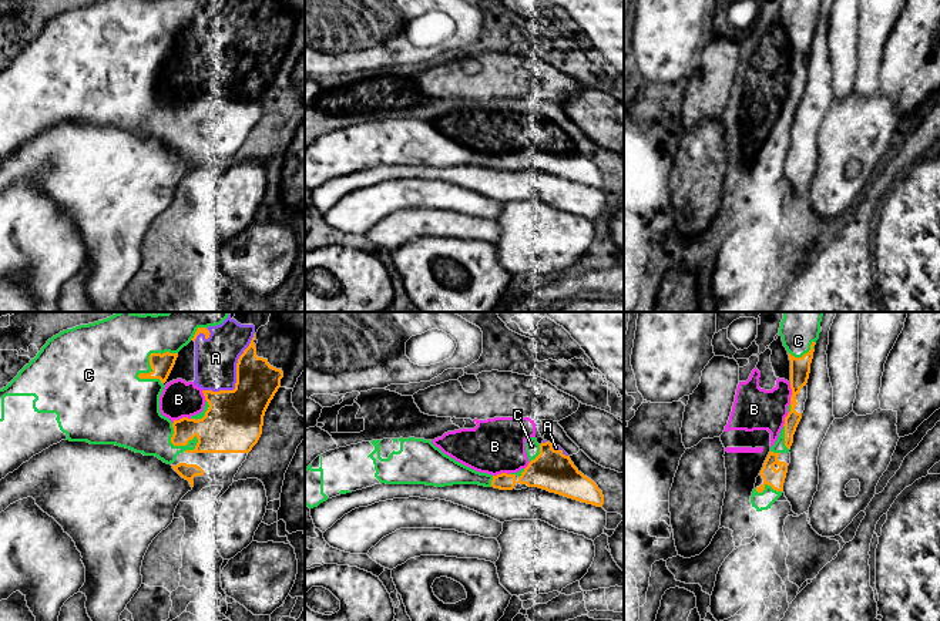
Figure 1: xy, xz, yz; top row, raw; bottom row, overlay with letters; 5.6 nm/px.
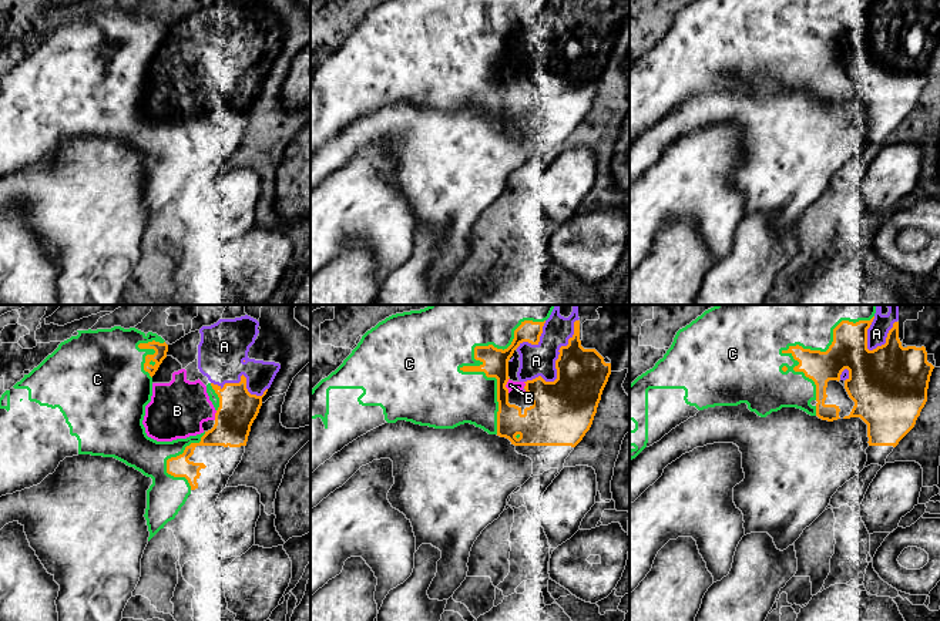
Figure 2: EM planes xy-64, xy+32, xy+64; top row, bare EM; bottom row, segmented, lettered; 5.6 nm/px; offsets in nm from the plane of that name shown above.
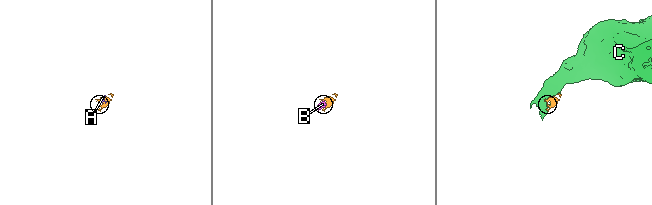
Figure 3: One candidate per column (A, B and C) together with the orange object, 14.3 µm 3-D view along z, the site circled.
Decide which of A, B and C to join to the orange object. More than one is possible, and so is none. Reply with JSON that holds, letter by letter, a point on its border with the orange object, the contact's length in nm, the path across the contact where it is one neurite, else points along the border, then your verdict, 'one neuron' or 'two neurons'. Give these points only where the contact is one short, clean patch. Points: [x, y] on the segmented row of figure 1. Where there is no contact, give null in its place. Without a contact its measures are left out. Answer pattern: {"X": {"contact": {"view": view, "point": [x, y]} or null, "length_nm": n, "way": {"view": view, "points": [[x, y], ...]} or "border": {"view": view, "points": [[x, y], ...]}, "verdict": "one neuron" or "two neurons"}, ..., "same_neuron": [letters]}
{"A": {"contact": {"view": "xy", "point": [237, 376]}, "length_nm": 440, "verdict": "two neurons"}, "B": {"contact": {"view": "yz", "point": [792, 393]}, "length_nm": 120, "border": {"view": "yz", "points": [[789, 383], [791, 403]]}, "verdict": "two neurons"}, "C": {"contact": {"view": "xy", "point": [150, 356]}, "length_nm": 280, "verdict": "one neuron"}, "same_neuron": ["C"]}

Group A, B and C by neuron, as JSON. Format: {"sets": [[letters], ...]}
{"sets": [["A", "B"], ["C"]]}

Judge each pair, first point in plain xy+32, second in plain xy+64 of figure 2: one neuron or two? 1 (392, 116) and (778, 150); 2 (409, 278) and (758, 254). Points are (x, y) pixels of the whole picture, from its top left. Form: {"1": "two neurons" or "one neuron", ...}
{"1": "one neuron", "2": "one neuron"}

